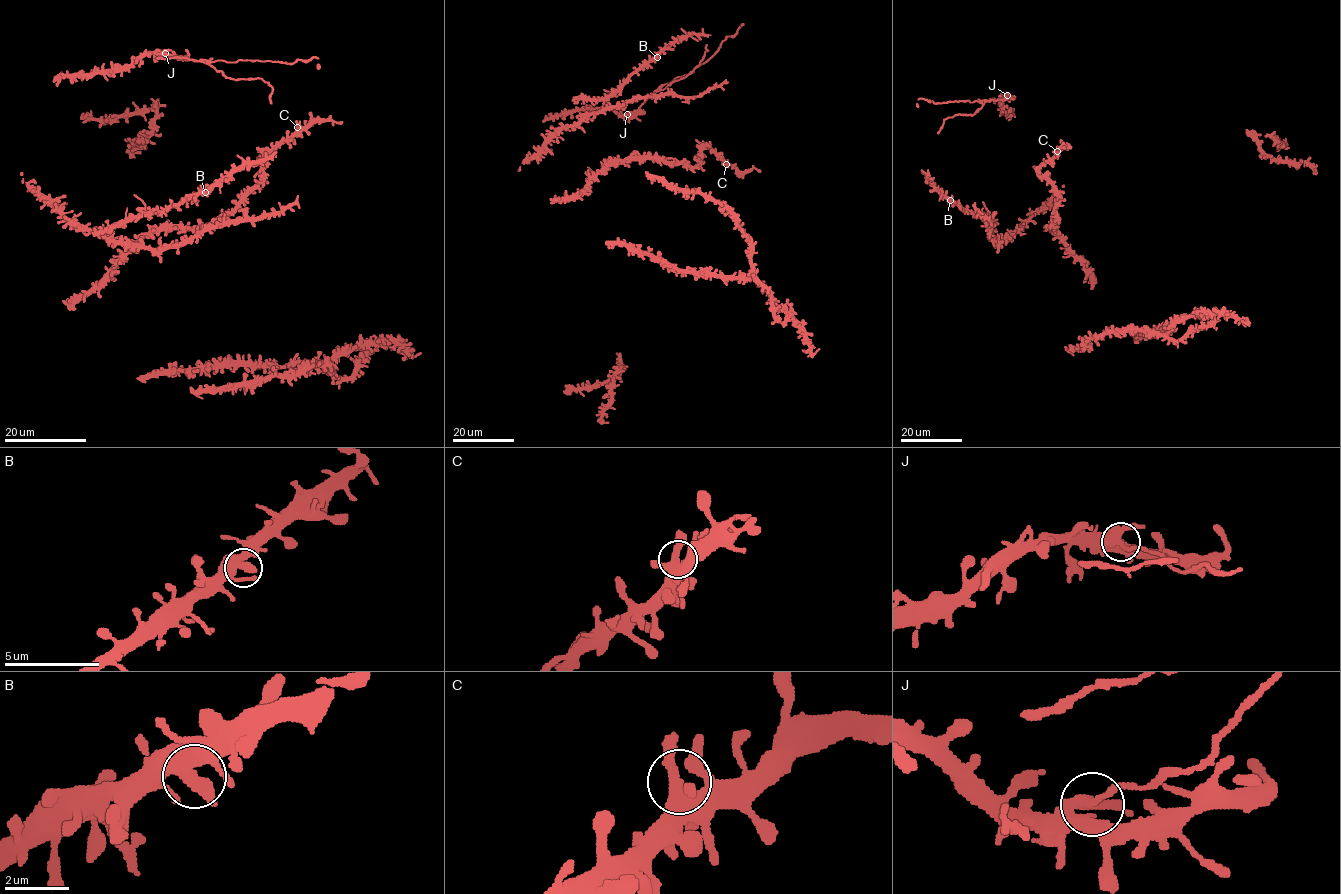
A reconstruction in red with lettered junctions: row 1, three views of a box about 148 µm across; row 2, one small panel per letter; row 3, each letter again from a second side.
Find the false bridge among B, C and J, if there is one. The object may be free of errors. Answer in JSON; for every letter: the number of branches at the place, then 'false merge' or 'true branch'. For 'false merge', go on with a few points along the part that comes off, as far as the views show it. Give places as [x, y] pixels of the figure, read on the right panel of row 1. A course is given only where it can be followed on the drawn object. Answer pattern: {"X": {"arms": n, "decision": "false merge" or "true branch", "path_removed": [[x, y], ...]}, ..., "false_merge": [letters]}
{"B": {"arms": 3, "decision": "true branch"}, "C": {"arms": 3, "decision": "true branch"}, "J": {"arms": 3, "decision": "false merge", "path_removed": [[1006, 95], [1003, 100], [970, 102], [933, 103], [919, 98], [917, 107]]}, "false_merge": ["J"]}

